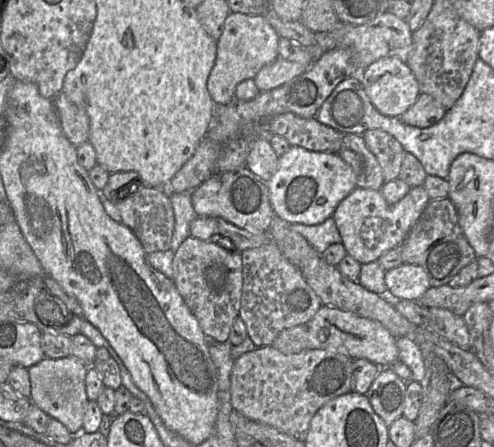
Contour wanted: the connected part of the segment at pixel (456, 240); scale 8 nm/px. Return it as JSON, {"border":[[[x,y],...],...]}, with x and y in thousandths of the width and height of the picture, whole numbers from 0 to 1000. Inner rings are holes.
{"border":[[[907,441],[868,450],[852,485],[808,553],[816,586],[856,600],[872,642],[905,638],[937,597],[966,579],[927,499],[923,465]]]}

